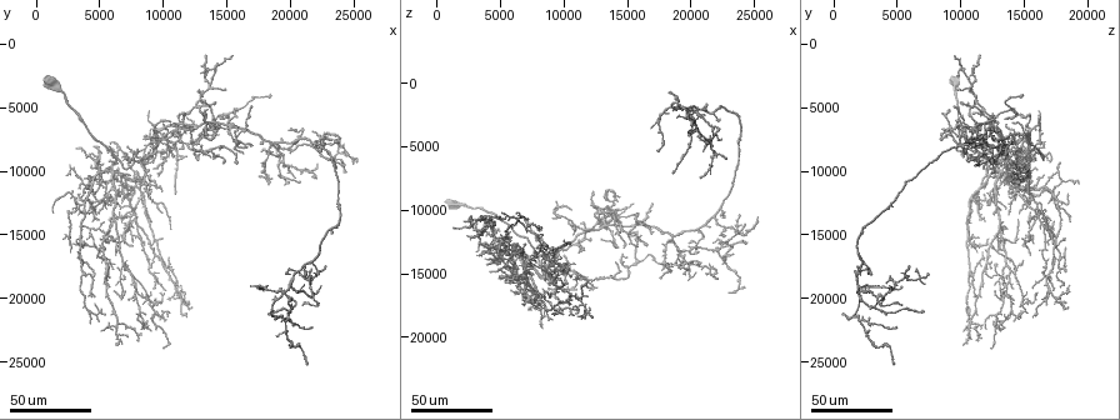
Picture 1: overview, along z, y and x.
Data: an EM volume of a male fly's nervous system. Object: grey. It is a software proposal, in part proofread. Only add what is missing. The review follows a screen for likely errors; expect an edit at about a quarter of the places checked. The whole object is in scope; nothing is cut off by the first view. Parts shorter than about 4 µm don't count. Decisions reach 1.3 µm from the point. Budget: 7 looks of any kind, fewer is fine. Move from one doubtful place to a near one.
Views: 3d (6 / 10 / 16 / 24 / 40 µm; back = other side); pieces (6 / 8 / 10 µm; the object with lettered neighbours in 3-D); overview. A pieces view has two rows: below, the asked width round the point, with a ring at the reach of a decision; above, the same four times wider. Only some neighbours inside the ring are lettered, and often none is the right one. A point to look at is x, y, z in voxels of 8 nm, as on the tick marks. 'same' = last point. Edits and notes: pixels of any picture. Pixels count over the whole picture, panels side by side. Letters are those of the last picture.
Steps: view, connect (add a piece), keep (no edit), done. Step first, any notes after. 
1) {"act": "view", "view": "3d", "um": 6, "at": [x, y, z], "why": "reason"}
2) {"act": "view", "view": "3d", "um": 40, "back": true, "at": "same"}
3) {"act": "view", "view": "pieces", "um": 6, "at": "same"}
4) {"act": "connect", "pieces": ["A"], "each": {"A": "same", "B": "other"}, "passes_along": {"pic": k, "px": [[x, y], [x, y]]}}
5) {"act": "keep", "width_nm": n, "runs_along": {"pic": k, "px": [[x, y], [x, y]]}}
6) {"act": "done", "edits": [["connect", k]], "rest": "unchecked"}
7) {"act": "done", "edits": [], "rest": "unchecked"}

{"act": "view", "view": "3d", "um": 40, "at": [12400, 6400, 16000]}

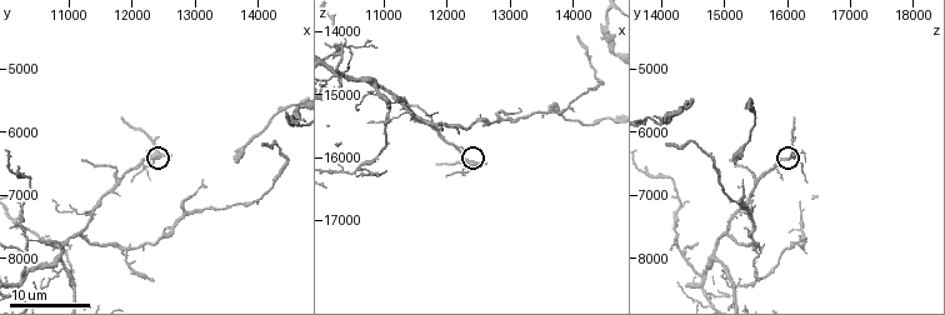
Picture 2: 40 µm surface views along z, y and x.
{"act": "view", "view": "pieces", "um": 6, "at": [12650, 6350, 16100]}

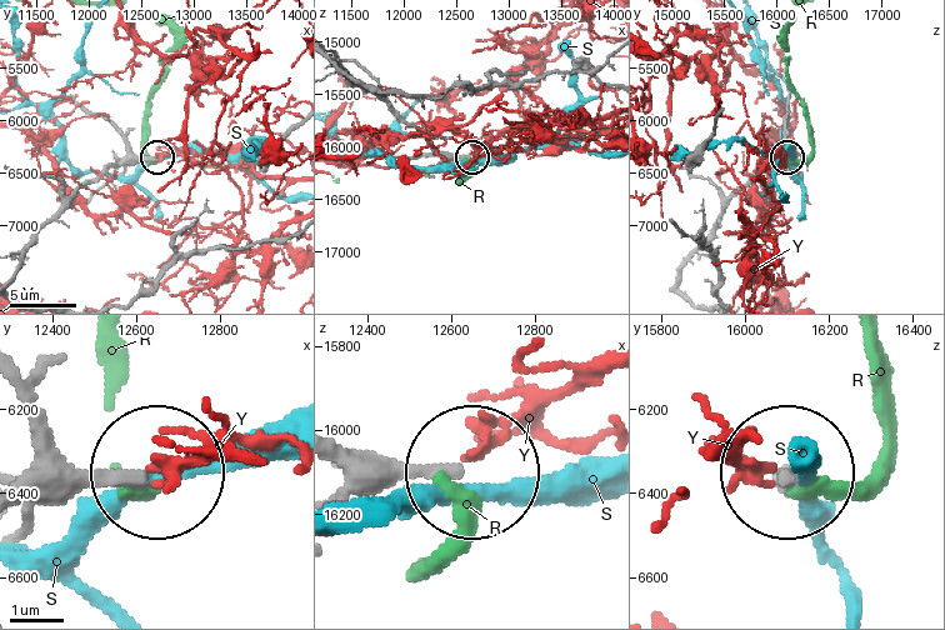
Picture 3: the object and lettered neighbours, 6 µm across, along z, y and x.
{"act": "keep", "each": {"R": "other", "S": "other", "Y": "other"}, "runs_along": {"pic": 3, "px": [[343, 443], [459, 470]]}, "found": "none of them fits"}

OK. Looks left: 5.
{"act": "view", "view": "3d", "um": 24, "at": [14800, 5600, 13600]}

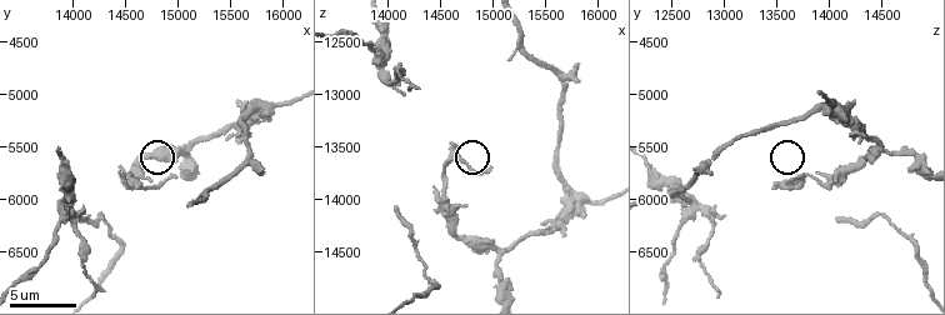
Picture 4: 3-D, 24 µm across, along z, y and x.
{"act": "view", "view": "pieces", "um": 8, "at": [14980, 5780, 13720]}

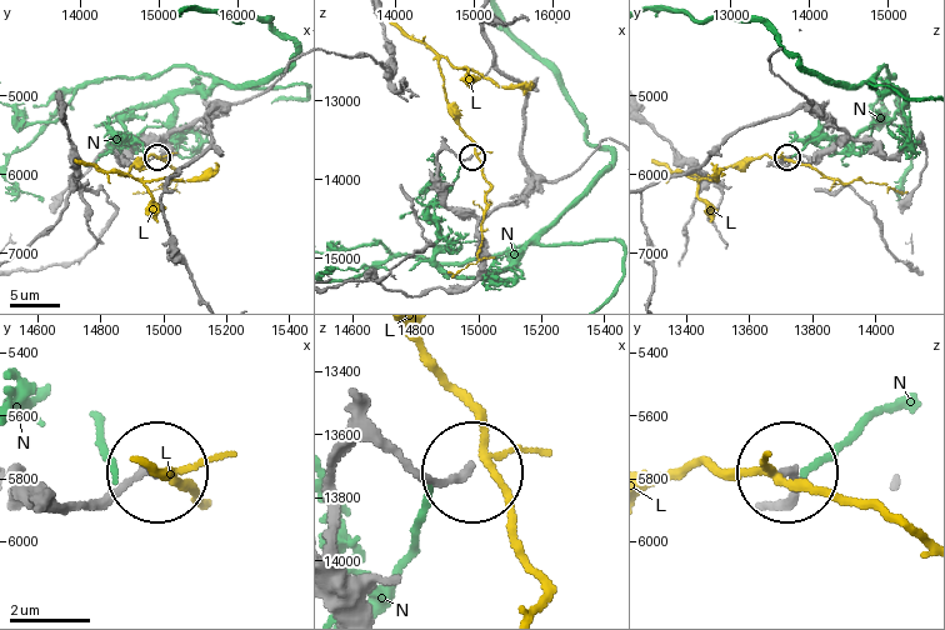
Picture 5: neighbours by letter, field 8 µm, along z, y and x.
{"act": "keep", "each": {"L": "other", "N": "other"}, "runs_along": {"pic": 5, "px": [[366, 609], [336, 548], [346, 448], [464, 471]]}, "found": "none of them fits"}

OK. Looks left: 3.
{"act": "view", "view": "3d", "um": 40, "at": [16400, 8800, 11200]}

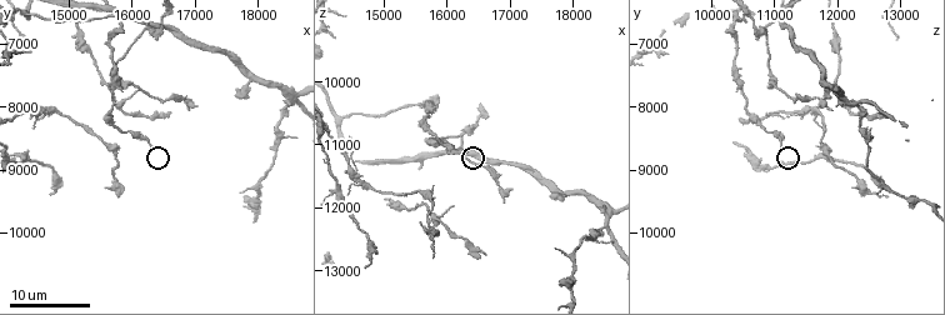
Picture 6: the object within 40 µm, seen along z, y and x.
{"act": "view", "view": "pieces", "um": 10, "at": [16300, 8650, 11100], "why": "what lies round it"}

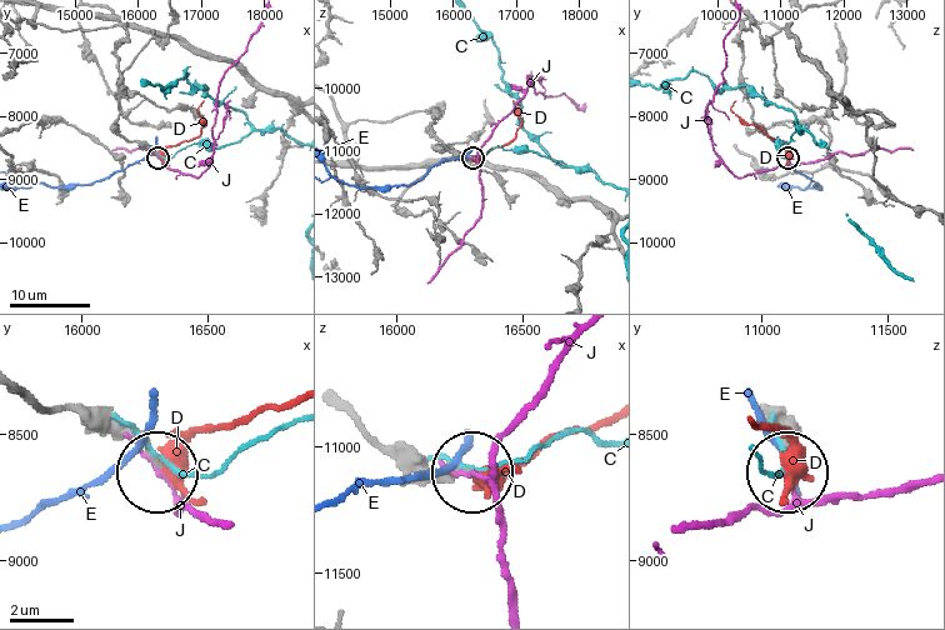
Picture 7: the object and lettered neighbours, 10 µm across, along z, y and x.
{"act": "keep", "each": {"C": "other", "D": "other", "E": "other", "J": "other"}, "runs_along": {"pic": 7, "px": [[115, 54], [118, 131], [156, 155]]}, "found": "no lettered piece goes on from it"}

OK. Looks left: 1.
{"act": "done", "edits": [], "rest": "unchecked"}

